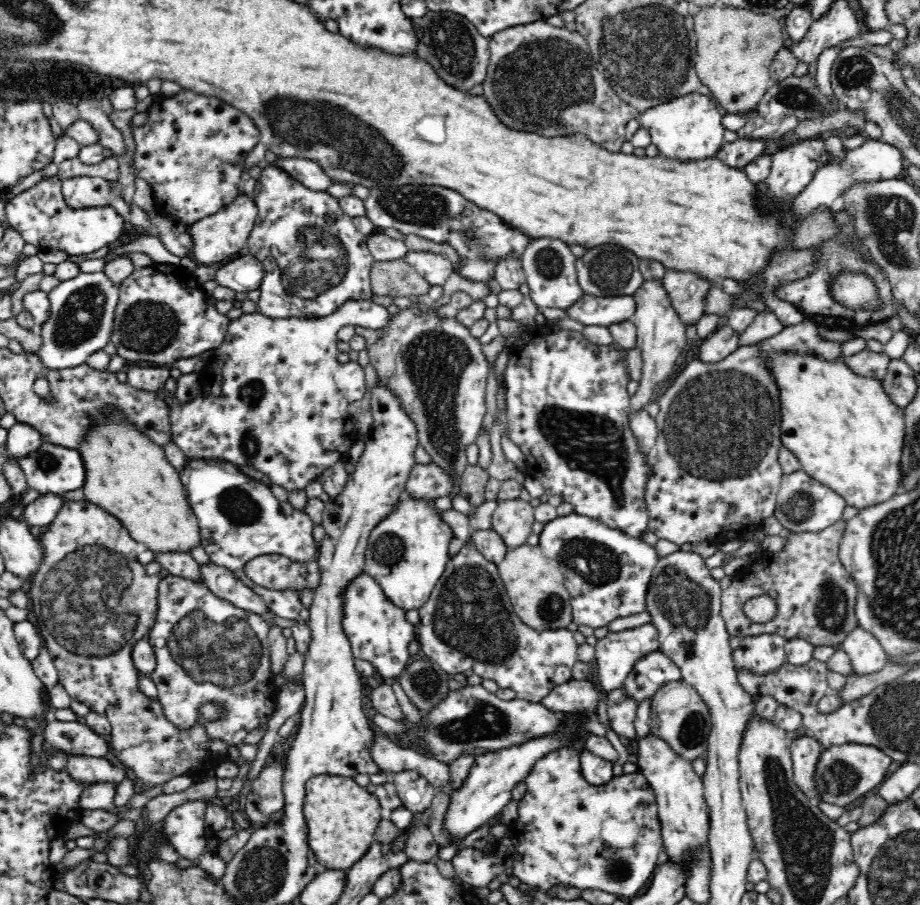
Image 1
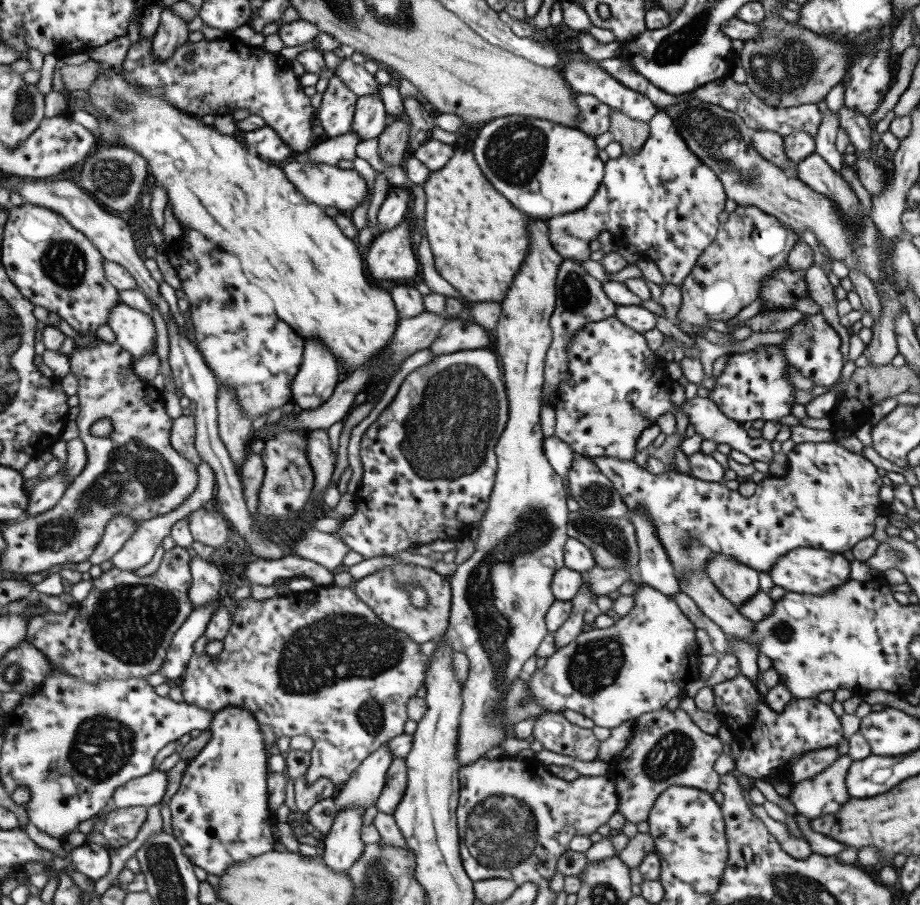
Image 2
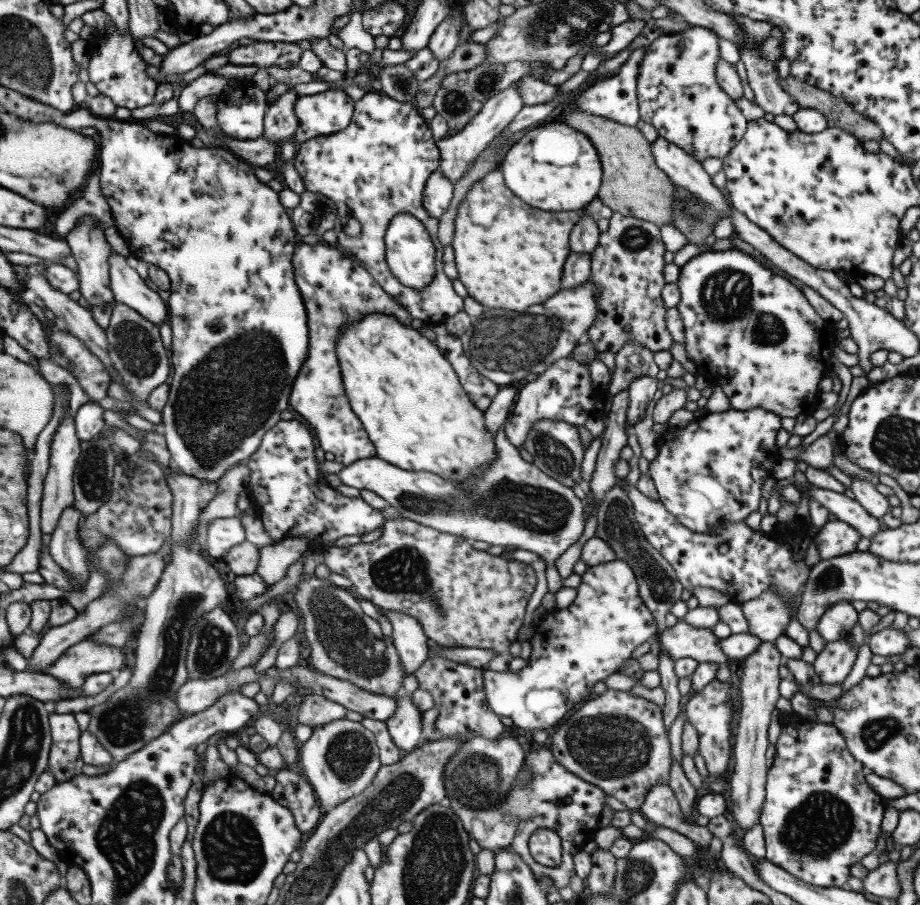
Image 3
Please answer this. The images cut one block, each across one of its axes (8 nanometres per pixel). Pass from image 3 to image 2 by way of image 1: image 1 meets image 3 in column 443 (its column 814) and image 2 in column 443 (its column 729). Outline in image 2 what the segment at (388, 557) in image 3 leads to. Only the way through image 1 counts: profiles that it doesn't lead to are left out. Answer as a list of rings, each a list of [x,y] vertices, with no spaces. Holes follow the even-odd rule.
[[[403,564],[388,566],[356,581],[353,589],[358,598],[374,612],[381,622],[407,634],[410,640],[418,645],[438,639],[448,629],[451,614],[449,577],[436,573],[432,568]],[[414,583],[418,583],[426,589],[428,604],[424,606],[424,609],[418,609],[410,602],[408,585],[414,585]]]

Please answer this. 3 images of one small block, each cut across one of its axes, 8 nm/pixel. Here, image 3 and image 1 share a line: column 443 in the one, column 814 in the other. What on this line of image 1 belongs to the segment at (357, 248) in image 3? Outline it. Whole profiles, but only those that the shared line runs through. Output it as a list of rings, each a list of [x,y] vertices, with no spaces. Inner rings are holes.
[[[822,241],[820,244],[812,247],[819,249],[819,259],[814,264],[816,270],[800,280],[788,282],[784,286],[779,286],[775,290],[776,298],[786,300],[790,304],[794,304],[796,308],[801,309],[805,314],[807,320],[813,321],[819,326],[823,326],[828,330],[849,331],[854,330],[855,327],[868,326],[869,324],[882,323],[882,321],[890,318],[896,314],[894,309],[894,298],[892,286],[888,280],[887,273],[877,264],[876,260],[864,260],[864,256],[860,255],[858,251],[852,249],[852,245],[840,245],[838,241]],[[842,272],[855,272],[855,274],[867,274],[869,278],[874,280],[876,289],[879,289],[880,301],[882,301],[882,308],[876,310],[852,310],[846,308],[841,302],[836,302],[829,291],[829,286],[836,276],[840,276]]]

